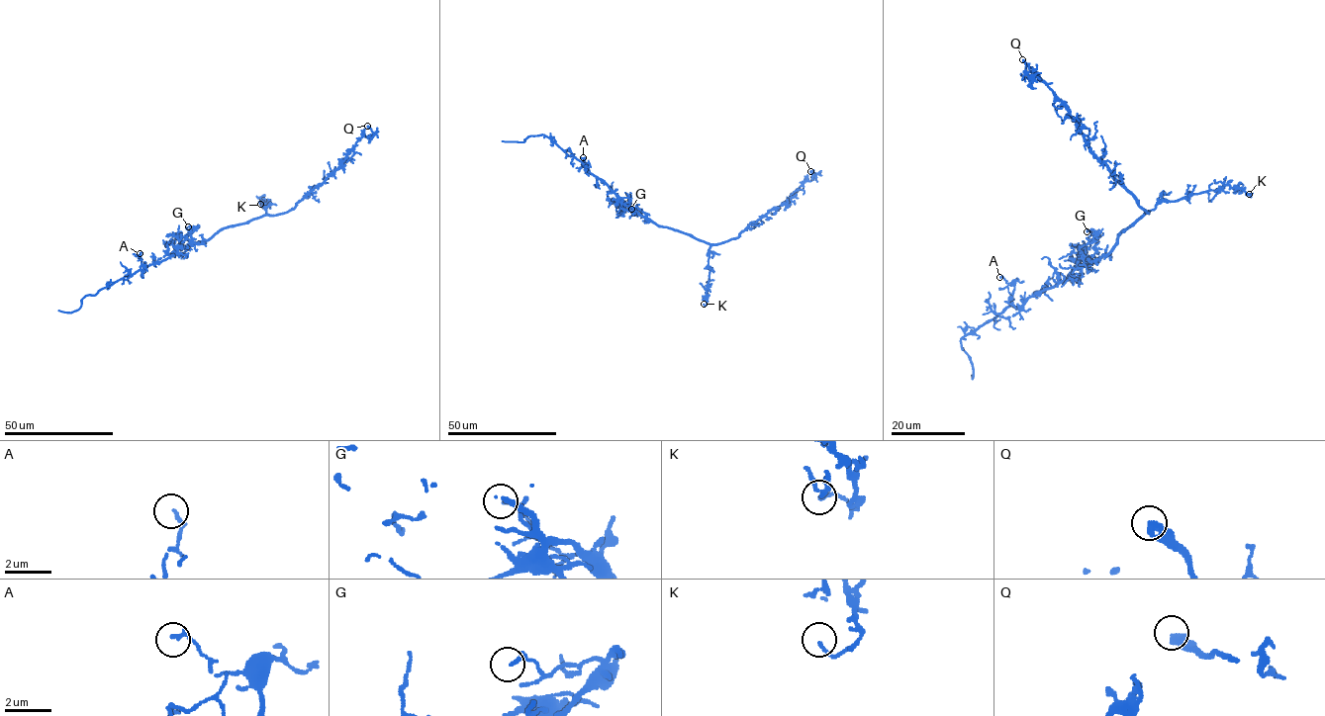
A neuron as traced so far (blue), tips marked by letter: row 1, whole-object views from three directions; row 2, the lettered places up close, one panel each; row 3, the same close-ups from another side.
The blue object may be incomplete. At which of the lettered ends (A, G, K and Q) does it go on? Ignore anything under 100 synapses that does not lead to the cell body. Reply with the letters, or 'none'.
none

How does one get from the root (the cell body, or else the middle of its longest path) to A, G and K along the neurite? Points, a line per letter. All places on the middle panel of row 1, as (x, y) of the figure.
A: (664, 226), (625, 205), (603, 181), (586, 170), (583, 157)
G: (664, 226), (631, 209)
K: (664, 226), (692, 234), (709, 245), (707, 303), (704, 304)

